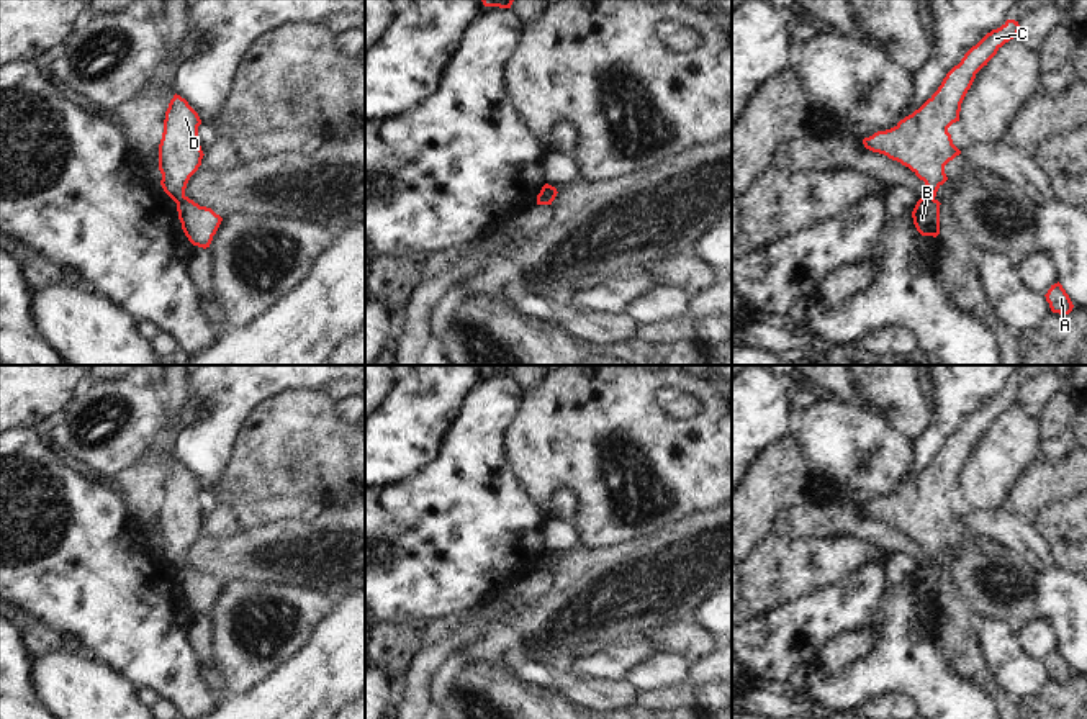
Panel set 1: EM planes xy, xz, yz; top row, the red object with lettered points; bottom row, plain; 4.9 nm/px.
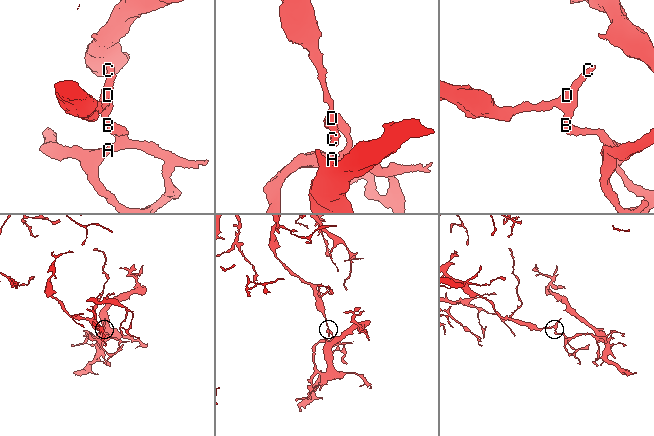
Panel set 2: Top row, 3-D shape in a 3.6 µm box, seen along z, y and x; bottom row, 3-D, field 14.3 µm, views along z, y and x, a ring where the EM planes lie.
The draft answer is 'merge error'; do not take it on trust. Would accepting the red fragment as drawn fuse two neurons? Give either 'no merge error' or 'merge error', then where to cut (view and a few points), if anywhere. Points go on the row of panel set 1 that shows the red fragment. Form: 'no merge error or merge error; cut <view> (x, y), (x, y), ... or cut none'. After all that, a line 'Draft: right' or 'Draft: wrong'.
merge error; cut xy (185, 197), (177, 203)
Draft: right

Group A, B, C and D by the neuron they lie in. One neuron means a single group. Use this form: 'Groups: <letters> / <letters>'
Groups: A B / C D

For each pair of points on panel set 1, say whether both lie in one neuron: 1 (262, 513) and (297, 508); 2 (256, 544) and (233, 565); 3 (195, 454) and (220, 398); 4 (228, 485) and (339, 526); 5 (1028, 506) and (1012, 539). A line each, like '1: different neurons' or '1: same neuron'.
1: same neuron
2: same neuron
3: same neuron
4: different neurons
5: different neurons

